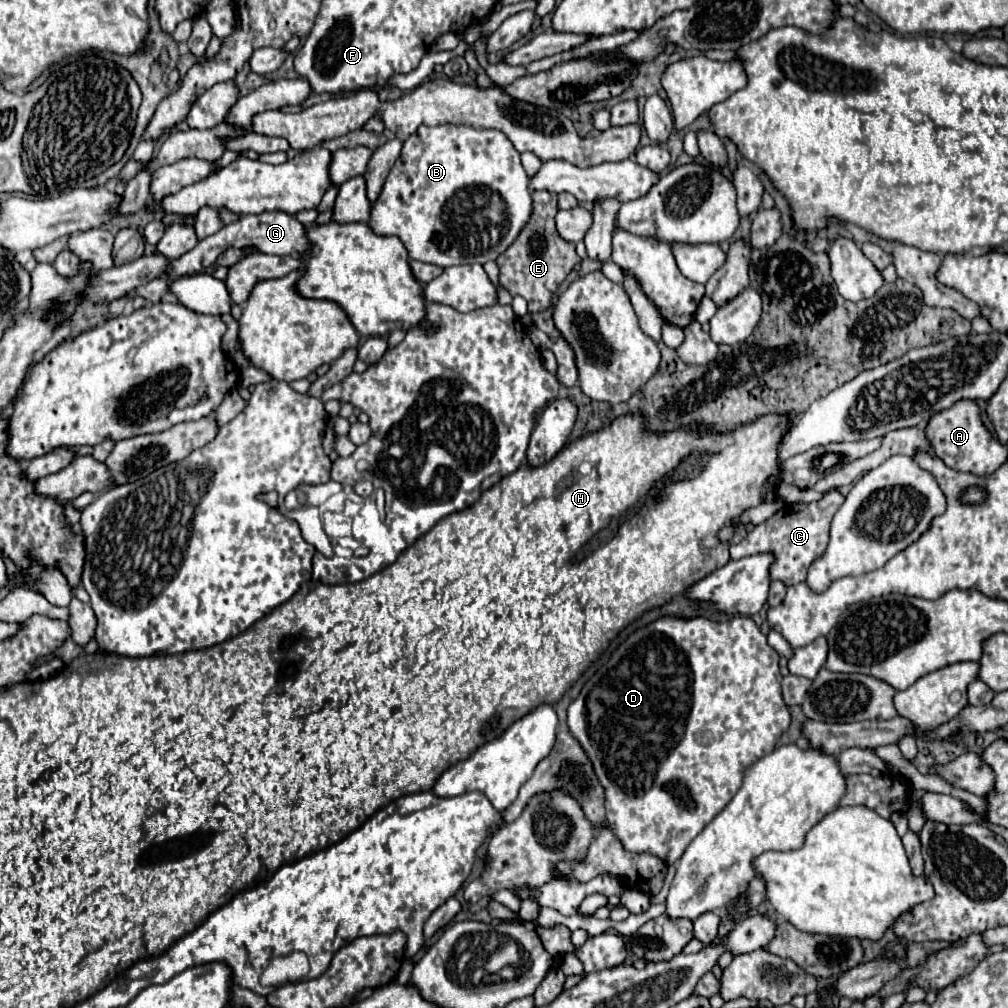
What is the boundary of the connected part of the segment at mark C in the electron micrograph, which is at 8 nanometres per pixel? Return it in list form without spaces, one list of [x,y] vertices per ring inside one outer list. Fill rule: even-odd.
[[[832,490],[822,496],[818,502],[810,504],[790,504],[776,512],[770,520],[758,524],[744,540],[730,546],[730,556],[734,560],[744,556],[754,556],[762,552],[774,554],[774,564],[770,566],[770,580],[780,580],[786,586],[798,584],[806,580],[806,572],[822,552],[826,552],[826,544],[830,540],[830,520],[834,512],[842,506],[844,496],[838,490]]]

